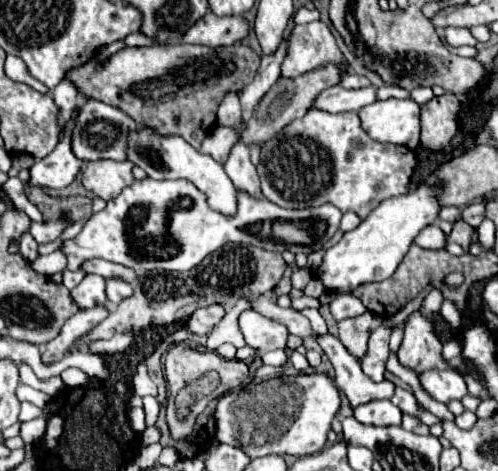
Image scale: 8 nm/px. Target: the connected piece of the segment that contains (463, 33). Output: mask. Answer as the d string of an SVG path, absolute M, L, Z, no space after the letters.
M445 28L445 38L451 46L477 46L477 40L467 28Z

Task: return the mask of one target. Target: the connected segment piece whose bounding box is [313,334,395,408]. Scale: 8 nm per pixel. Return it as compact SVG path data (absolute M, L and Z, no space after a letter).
M313 334L313 338L319 342L323 352L329 356L333 368L335 368L335 382L341 388L341 392L351 400L351 406L359 406L371 400L381 400L381 398L391 398L393 394L393 384L389 380L383 382L373 382L369 380L361 364L349 356L347 348L341 344L341 340L333 334Z

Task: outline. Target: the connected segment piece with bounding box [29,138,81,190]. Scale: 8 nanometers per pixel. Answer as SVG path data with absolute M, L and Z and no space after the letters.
M69 138L61 140L57 144L57 148L37 160L31 168L29 168L29 186L47 186L47 188L65 188L69 186L77 172L81 168L81 160L77 160L69 148Z

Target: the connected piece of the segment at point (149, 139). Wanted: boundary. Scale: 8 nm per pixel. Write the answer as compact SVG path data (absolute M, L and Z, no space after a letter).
M149 126L131 130L127 134L127 160L143 168L147 176L153 180L167 180L167 178L169 180L177 180L177 178L191 180L197 188L201 188L201 192L209 196L209 206L217 212L233 214L237 210L235 188L225 168L219 162L215 162L209 154L201 154L197 148L185 142L179 134L155 134L155 130Z

